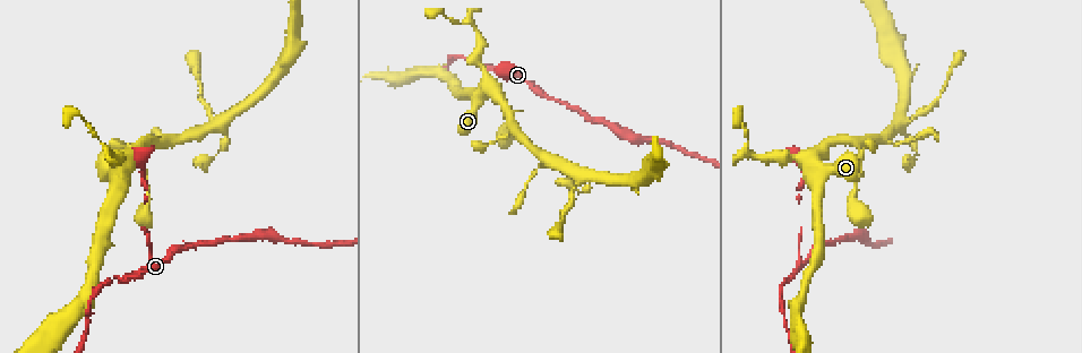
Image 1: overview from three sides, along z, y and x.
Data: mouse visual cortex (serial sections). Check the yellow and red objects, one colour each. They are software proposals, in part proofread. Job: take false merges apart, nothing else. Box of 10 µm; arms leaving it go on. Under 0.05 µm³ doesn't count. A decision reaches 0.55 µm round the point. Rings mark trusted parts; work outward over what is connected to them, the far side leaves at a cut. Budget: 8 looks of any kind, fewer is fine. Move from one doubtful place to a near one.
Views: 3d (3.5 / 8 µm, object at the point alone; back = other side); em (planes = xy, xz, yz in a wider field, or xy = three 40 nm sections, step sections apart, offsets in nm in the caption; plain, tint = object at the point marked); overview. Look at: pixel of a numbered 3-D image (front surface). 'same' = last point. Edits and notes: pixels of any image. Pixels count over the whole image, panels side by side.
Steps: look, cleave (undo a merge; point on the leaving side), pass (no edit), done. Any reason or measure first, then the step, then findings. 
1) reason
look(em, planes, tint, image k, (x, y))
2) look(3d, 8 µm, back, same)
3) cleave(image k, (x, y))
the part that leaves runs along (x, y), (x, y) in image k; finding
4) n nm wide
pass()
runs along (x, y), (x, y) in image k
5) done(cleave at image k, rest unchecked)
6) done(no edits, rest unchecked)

sharp bend
look(3d, 8 µm, image 1, (791, 160))

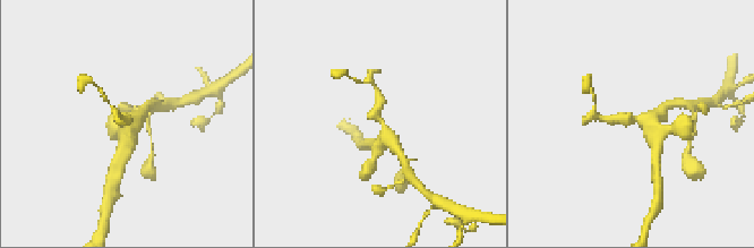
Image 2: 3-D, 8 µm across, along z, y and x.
look(3d, 3.5 µm, same)

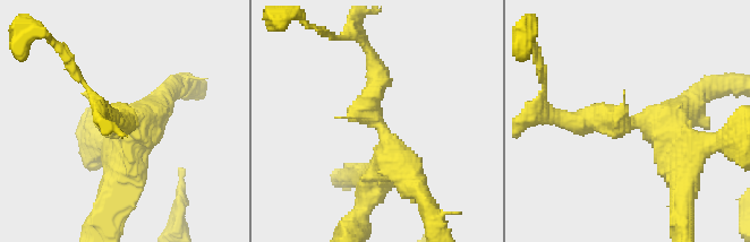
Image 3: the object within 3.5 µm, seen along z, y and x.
cleave(image 3, (363, 41))
the part that leaves runs along (374, 91), (364, 42), (332, 36) in image 3; a second cell is stuck on

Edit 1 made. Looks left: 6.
side arm on a straight run
look(3d, 8 µm, image 1, (155, 141))

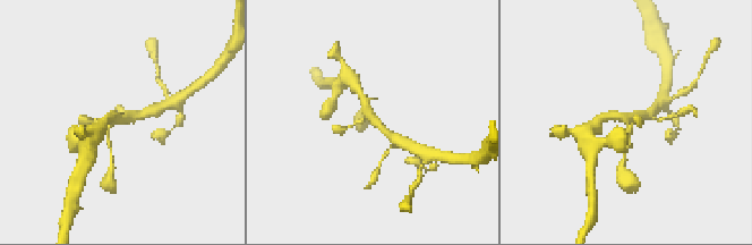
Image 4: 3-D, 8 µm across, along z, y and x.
shape alone is not enough
look(em, xy, step 5, tint, same)

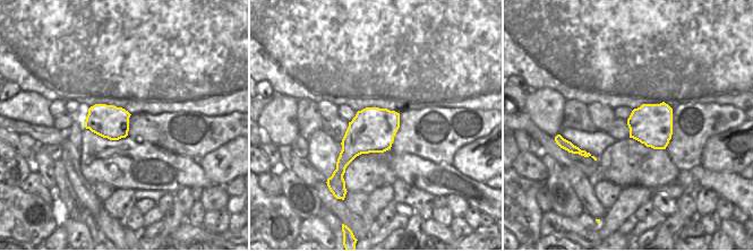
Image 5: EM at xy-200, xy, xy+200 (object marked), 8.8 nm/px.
pass()
runs along (357, 89), (369, 116), (393, 138) in image 4; continuous, no second cell

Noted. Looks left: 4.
sharp bend
look(3d, 3.5 µm, back, image 1, (902, 120))

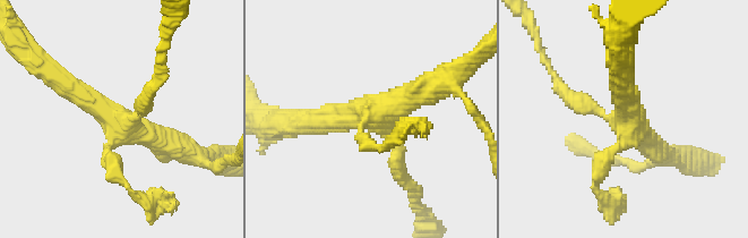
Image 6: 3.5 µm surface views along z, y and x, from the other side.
4 arms; arms of 200, 200, 300, 350 nm; need the tissue
look(em, xy, step 3, tint, image 6, (371, 115))

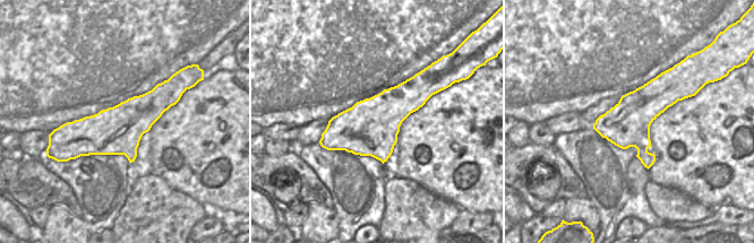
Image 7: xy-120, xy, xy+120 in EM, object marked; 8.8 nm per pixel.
look(em, planes, tint, same)

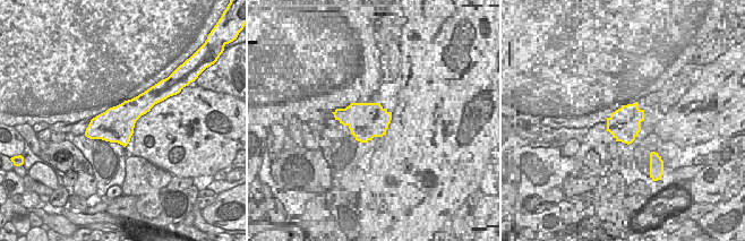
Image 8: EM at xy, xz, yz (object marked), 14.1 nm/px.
pass()
all the same cell

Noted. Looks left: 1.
done(cleave at image 3, rest unchecked)

